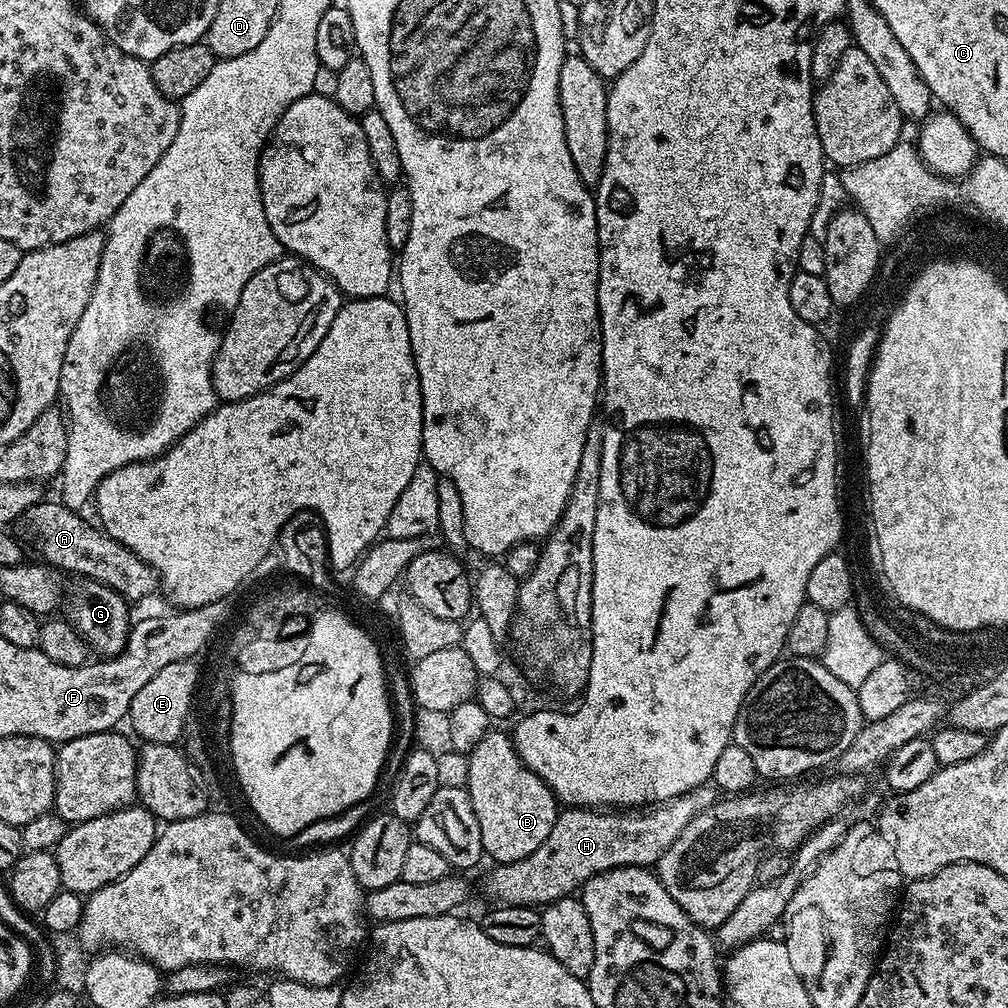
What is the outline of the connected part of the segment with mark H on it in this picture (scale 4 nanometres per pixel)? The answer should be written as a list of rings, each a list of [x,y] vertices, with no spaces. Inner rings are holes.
[[[711,787],[695,788],[673,800],[642,808],[597,810],[565,807],[557,815],[554,830],[526,858],[509,864],[496,864],[484,880],[484,892],[497,905],[540,908],[563,896],[579,893],[592,876],[611,868],[648,868],[659,865],[662,854],[699,812],[705,812],[718,799]]]

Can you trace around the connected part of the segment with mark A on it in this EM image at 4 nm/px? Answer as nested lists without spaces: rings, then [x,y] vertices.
[[[55,499],[47,500],[30,506],[30,510],[26,510],[22,517],[24,532],[36,543],[40,551],[39,559],[43,563],[52,565],[61,573],[73,572],[76,578],[98,582],[129,602],[144,600],[152,591],[157,591],[156,571],[142,562],[138,554],[107,536],[91,519],[83,520],[77,509],[67,508]]]

